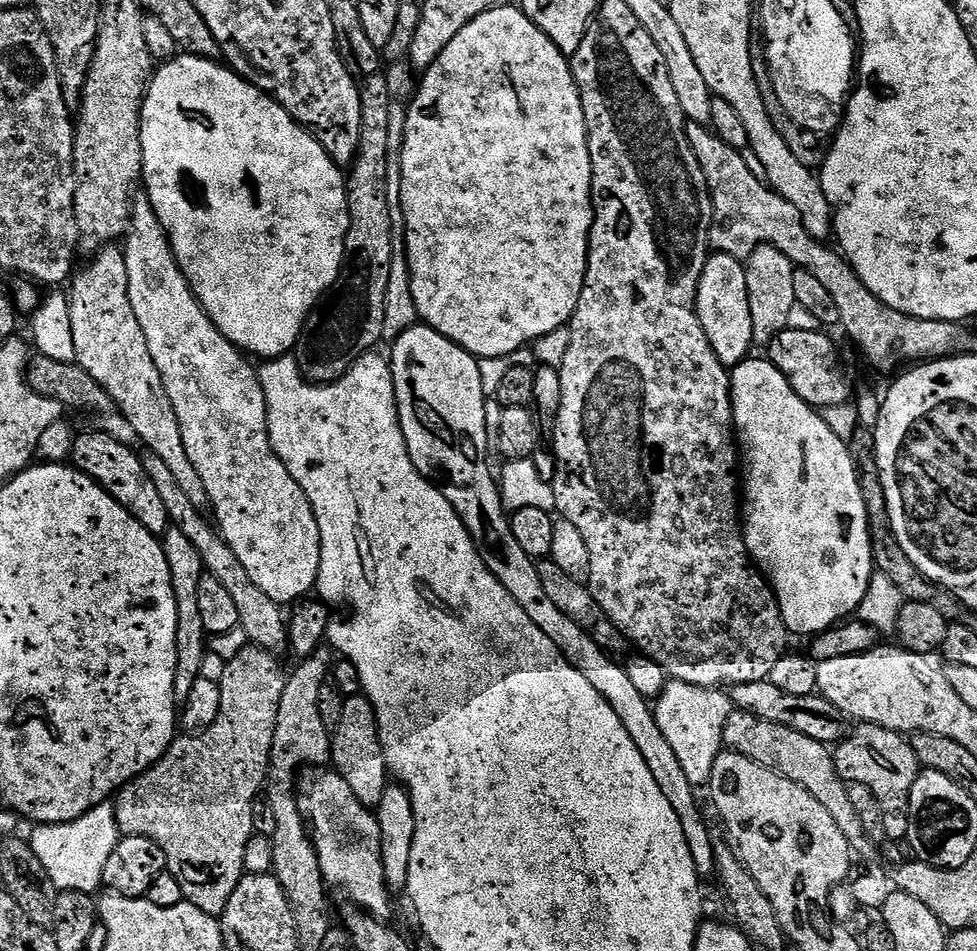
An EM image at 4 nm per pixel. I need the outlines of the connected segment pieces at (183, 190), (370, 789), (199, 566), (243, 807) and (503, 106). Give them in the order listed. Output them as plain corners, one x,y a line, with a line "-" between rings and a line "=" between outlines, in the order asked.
177,54
173,60
165,60
155,69
140,111
140,133
144,163
143,191
154,206
154,214
158,214
158,222
162,222
166,230
182,274
214,326
218,326
220,333
237,350
249,357
261,356
259,359
267,362
289,355
300,342
300,331
304,329
308,315
324,293
336,283
344,266
344,239
350,226
345,173
333,162
330,154
326,154
311,131
297,122
277,100
267,96
262,89
255,88
231,67
216,60
205,60
202,56
=
361,694
349,696
342,706
342,719
338,721
332,738
332,763
331,767
342,778
346,778
350,790
362,802
373,810
382,802
382,794
390,783
390,773
386,766
386,758
380,741
380,731
376,725
376,711
368,701
368,697
=
169,527
162,537
166,562
170,562
170,582
174,586
174,598
178,602
178,638
176,639
176,673
174,674
174,698
183,706
194,690
194,682
200,680
206,645
210,635
203,628
201,611
198,608
198,586
205,571
198,550
177,528
=
247,646
235,658
227,661
219,682
222,706
215,722
202,732
177,735
176,739
172,741
171,746
164,751
164,757
152,765
152,767
147,768
135,780
131,780
128,784
124,785
114,800
116,824
120,828
121,833
124,836
150,838
150,842
157,844
166,854
168,859
167,871
170,873
170,876
172,872
173,878
176,879
176,884
180,887
181,894
184,895
181,897
187,903
198,906
198,910
202,910
206,914
215,917
219,917
220,913
226,910
226,902
230,902
230,894
234,894
238,882
246,875
244,859
248,856
248,843
252,840
252,827
256,824
256,812
252,809
252,803
255,802
256,795
259,792
261,795
268,778
268,766
272,759
274,730
278,722
278,702
282,702
282,690
284,689
284,681
286,679
286,668
283,668
276,660
279,660
277,653
267,652
265,648
=
516,6
495,8
484,16
474,18
466,26
462,26
462,30
458,30
454,42
450,42
450,46
446,46
446,50
442,50
442,54
438,54
438,58
429,68
423,69
421,76
424,77
421,80
419,77
418,87
415,89
414,95
406,108
404,145
400,148
400,197
402,198
402,210
404,211
404,227
402,231
404,233
404,246
408,250
410,290
414,294
416,314
428,327
438,330
438,334
450,338
450,342
460,344
470,355
480,360
509,356
517,352
519,348
528,348
529,345
540,340
546,334
565,327
575,314
578,298
584,289
584,279
588,269
588,236
592,232
594,213
592,211
592,163
590,162
590,150
588,149
588,127
582,110
580,91
572,77
572,66
569,57
562,55
558,50
558,46
554,46
554,42
550,42
548,35
542,30
538,30
538,26
534,26
531,18
524,15
523,11

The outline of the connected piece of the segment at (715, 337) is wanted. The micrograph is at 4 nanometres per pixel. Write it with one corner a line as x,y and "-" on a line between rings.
721,252
709,255
702,270
700,285
696,291
696,313
706,330
706,338
724,363
731,370
743,360
749,359
753,351
752,323
750,322
750,298
746,290
746,270
741,261

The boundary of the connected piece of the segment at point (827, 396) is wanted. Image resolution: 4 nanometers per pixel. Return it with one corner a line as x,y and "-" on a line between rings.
786,327
766,345
766,359
778,369
782,378
786,378
786,382
790,382
794,394
817,410
849,403
848,395
852,392
848,385
848,372
836,353
836,344
826,332

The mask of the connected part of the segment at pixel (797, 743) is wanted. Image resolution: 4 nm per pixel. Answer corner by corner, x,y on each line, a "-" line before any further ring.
733,711
726,722
724,731
724,748
729,752
737,752
750,758
755,764
778,773
782,778
802,786
834,818
838,830
842,830
842,838
846,838
849,849
861,861
875,861
878,846
866,834
866,826
862,826
862,818
858,818
858,810
850,802
848,784
840,777
836,762
829,745
818,742
814,738
806,738
806,734
798,734
798,730
790,730
790,726
778,726
778,722
762,722
762,718
754,718
754,714

